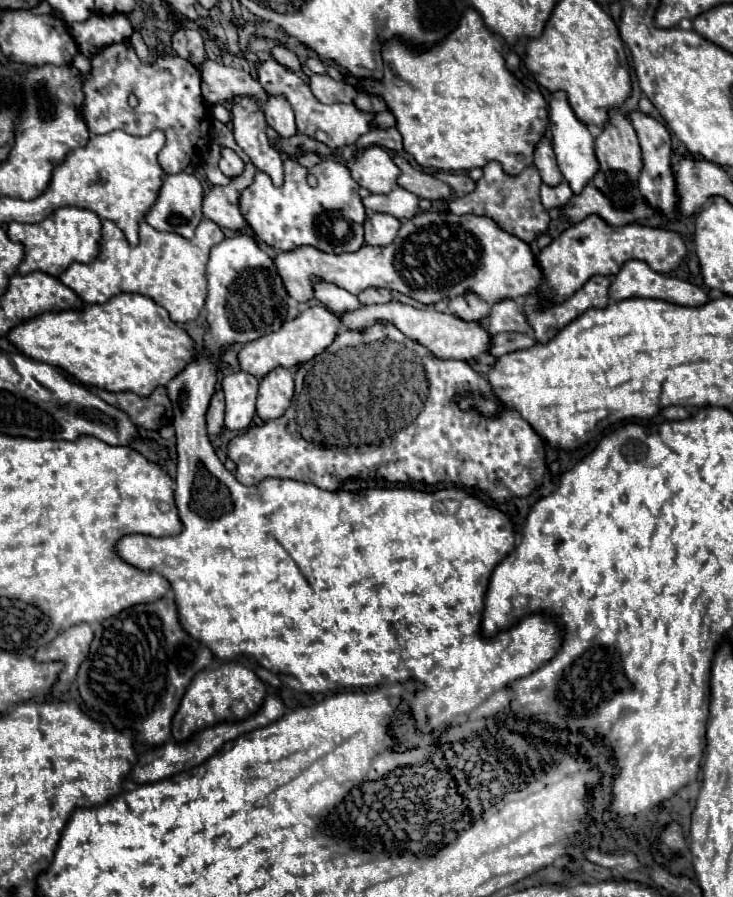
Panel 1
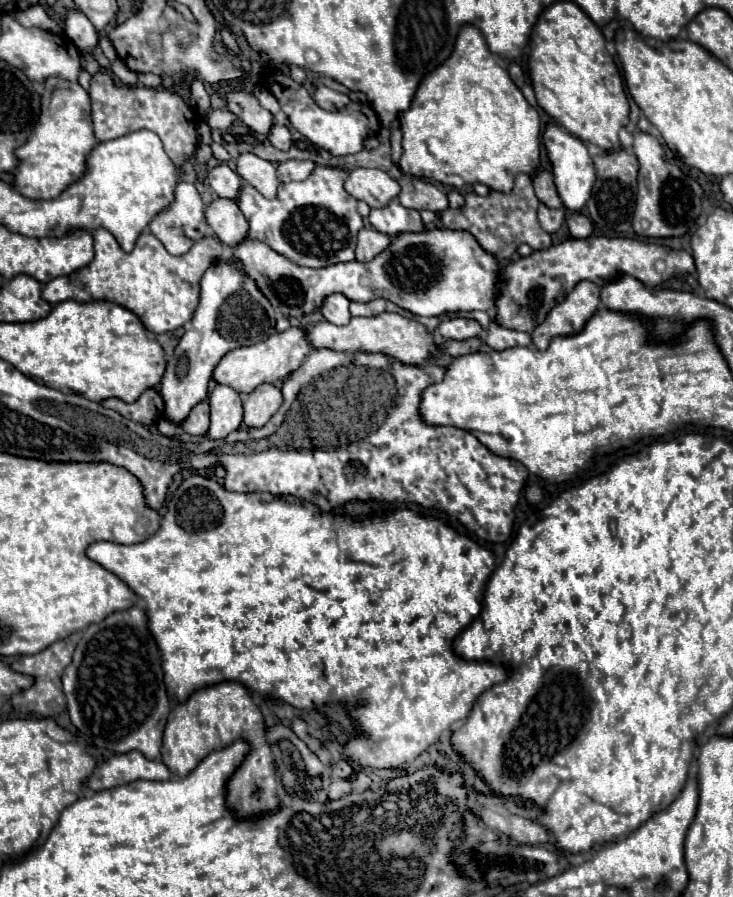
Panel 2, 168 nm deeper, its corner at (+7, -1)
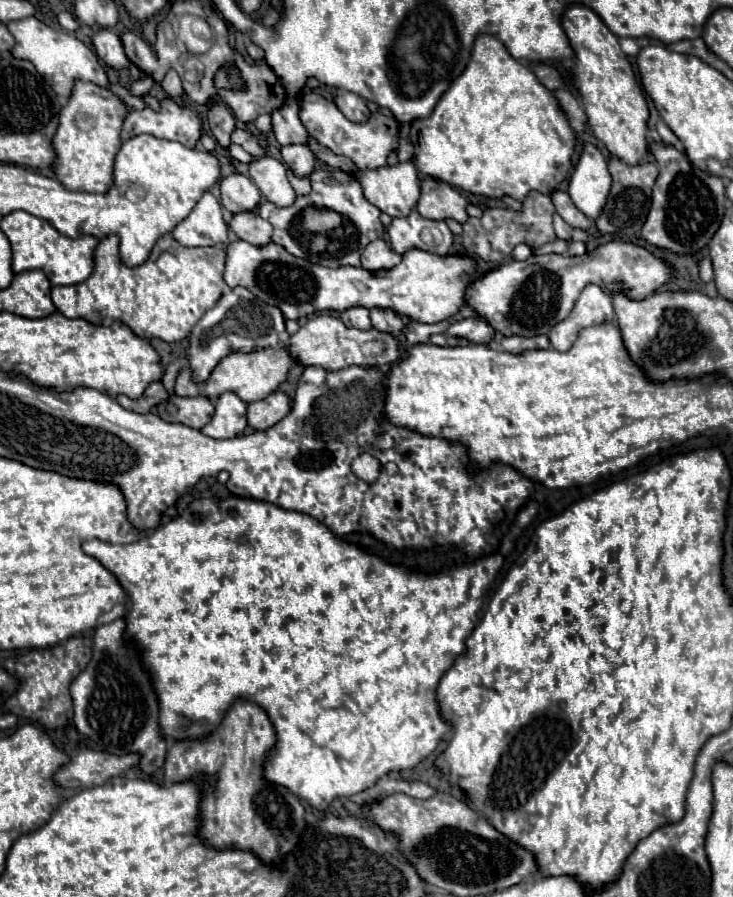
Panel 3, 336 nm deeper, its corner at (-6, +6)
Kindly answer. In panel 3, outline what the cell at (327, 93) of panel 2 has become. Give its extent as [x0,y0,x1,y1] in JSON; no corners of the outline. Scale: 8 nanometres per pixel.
[337,93,371,123]

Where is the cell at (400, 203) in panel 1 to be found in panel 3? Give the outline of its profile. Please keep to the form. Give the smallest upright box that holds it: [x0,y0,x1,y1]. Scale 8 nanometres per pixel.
[387,209,453,255]

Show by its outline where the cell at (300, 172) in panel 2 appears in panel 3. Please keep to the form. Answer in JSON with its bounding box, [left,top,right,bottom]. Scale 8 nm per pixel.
[289,171,311,195]

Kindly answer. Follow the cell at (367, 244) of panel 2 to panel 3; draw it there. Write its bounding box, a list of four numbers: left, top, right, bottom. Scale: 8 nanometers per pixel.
[361,239,401,273]

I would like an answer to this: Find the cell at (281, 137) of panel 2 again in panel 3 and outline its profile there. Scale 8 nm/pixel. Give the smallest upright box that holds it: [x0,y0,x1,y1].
[281,145,315,177]

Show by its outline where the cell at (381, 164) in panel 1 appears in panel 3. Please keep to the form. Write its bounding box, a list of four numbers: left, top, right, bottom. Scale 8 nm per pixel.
[355,161,419,217]

